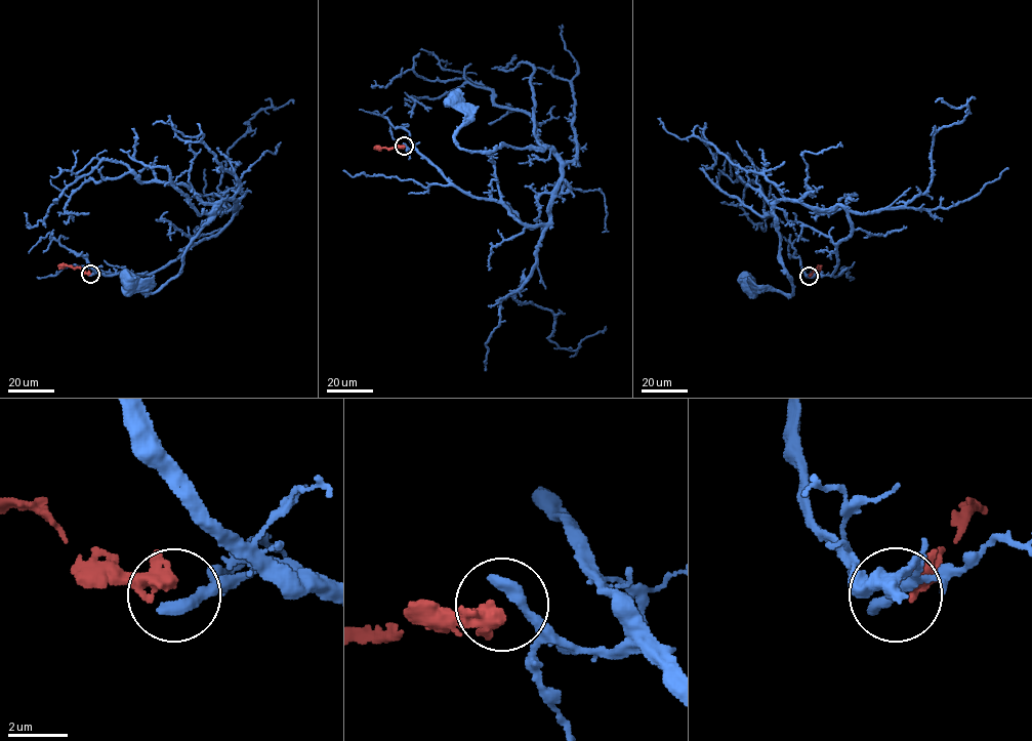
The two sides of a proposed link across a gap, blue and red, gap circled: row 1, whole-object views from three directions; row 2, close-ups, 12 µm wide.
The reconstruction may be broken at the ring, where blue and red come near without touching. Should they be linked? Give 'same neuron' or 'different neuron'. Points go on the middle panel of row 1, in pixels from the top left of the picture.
different neuron

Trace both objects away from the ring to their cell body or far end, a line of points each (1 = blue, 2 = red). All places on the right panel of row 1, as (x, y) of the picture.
1: (808, 277), (831, 275), (851, 232), (848, 212), (778, 200), (793, 292), (747, 286)
2: (809, 276), (814, 269), (821, 269)

